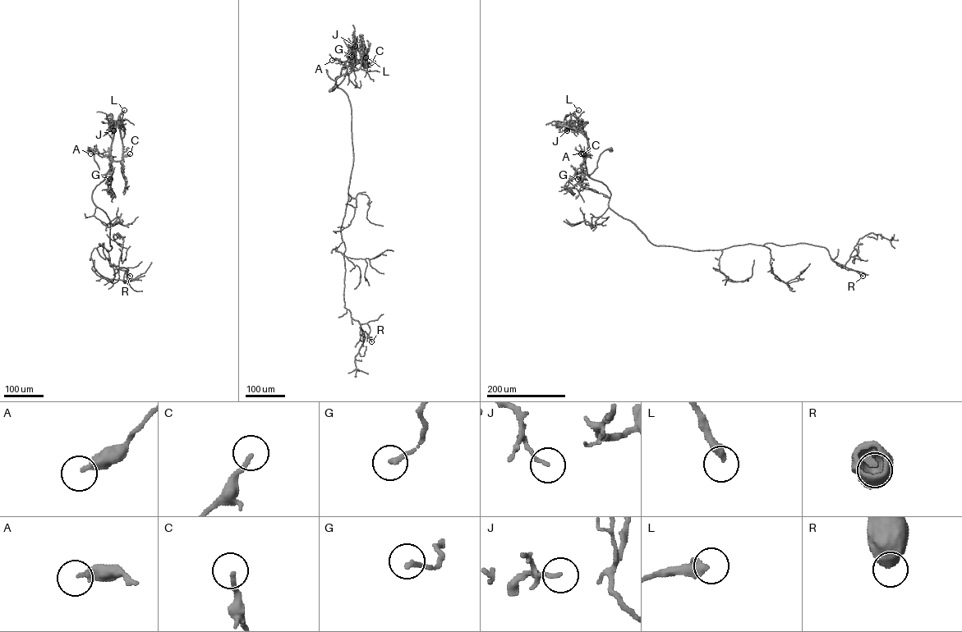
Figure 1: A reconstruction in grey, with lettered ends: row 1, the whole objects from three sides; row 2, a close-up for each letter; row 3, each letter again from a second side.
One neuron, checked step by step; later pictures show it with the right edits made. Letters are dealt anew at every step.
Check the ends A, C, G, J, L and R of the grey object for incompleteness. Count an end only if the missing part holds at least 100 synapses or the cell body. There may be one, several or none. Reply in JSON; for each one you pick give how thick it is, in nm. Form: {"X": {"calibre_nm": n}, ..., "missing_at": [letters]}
{"missing_at": []}

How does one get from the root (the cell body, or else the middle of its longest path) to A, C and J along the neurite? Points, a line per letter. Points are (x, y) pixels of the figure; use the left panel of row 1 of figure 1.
A: (89, 149), (94, 151), (99, 173), (105, 174), (110, 167), (111, 156), (90, 153)
C: (89, 149), (94, 151), (94, 158), (101, 175), (106, 172), (112, 162), (121, 161), (122, 156), (130, 153)
J: (89, 149), (94, 151), (99, 173), (105, 174), (111, 162), (113, 130)

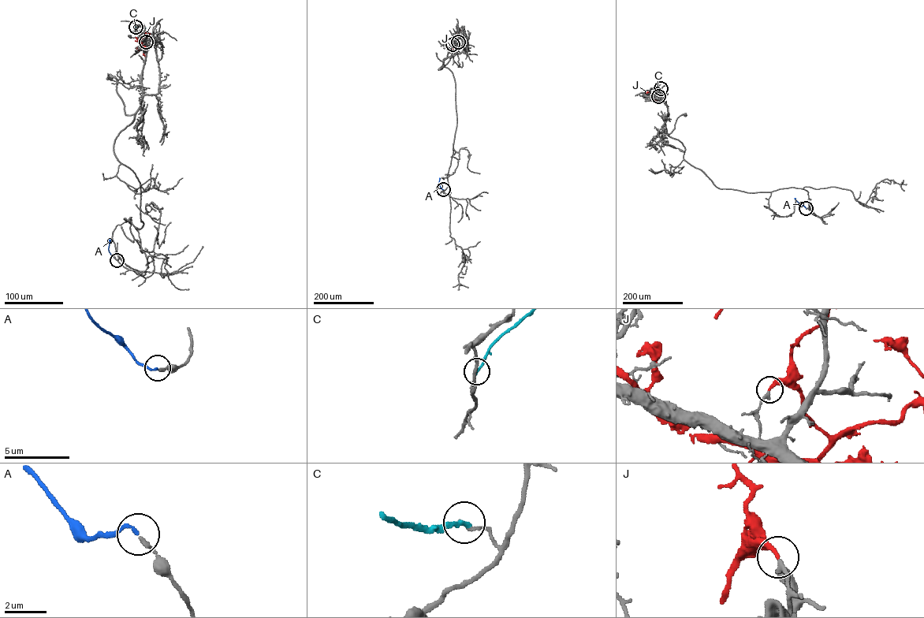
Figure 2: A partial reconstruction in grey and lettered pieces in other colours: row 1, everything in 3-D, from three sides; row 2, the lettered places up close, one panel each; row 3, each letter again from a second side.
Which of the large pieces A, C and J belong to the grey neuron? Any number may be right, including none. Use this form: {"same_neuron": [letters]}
{"same_neuron": ["A"]}

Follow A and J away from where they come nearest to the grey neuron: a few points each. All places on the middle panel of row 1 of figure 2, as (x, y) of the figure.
A: (443, 189), (439, 184), (440, 178)
J: (458, 42), (456, 37), (460, 29)

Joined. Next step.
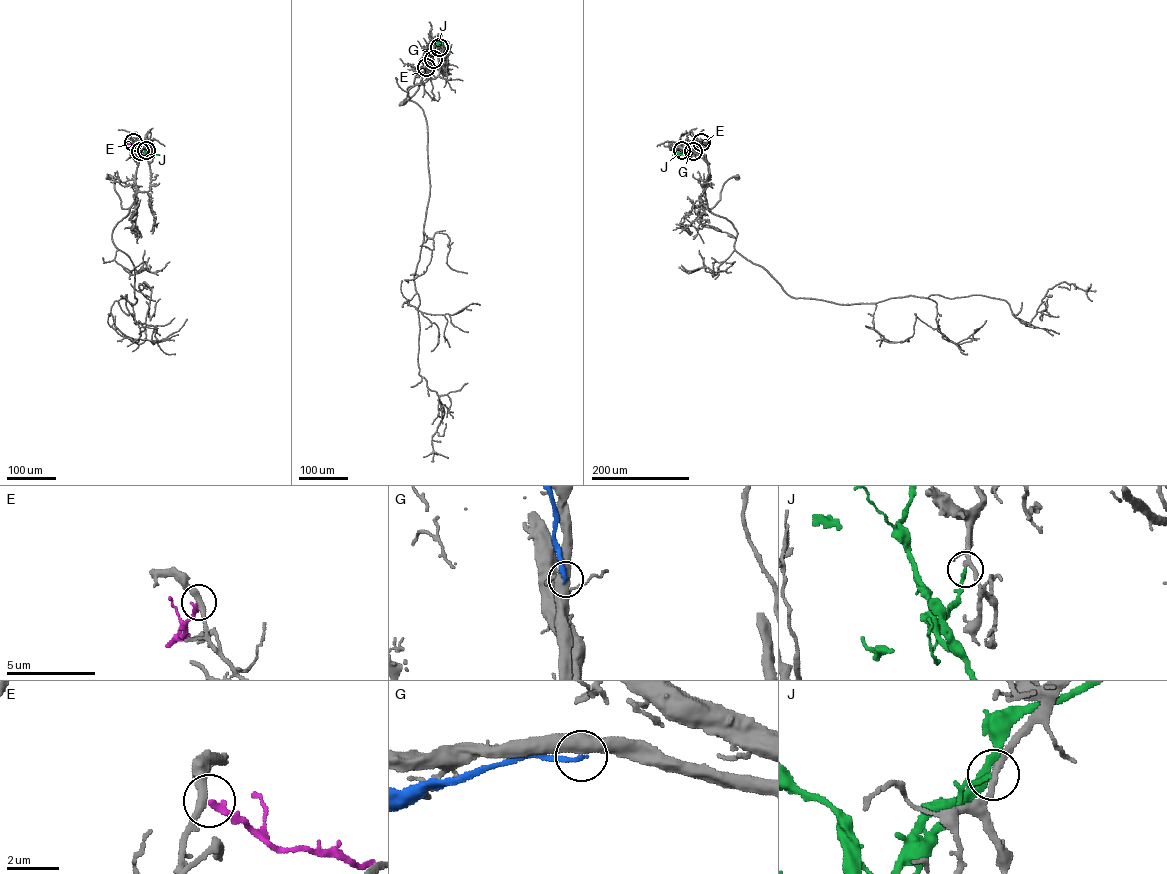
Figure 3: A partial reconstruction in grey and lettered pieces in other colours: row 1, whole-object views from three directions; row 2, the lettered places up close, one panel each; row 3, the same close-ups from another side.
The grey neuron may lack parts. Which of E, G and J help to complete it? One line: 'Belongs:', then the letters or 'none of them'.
Belongs: none of them

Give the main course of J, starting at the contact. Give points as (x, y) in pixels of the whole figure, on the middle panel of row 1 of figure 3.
J: (439, 47), (440, 43), (452, 53)

